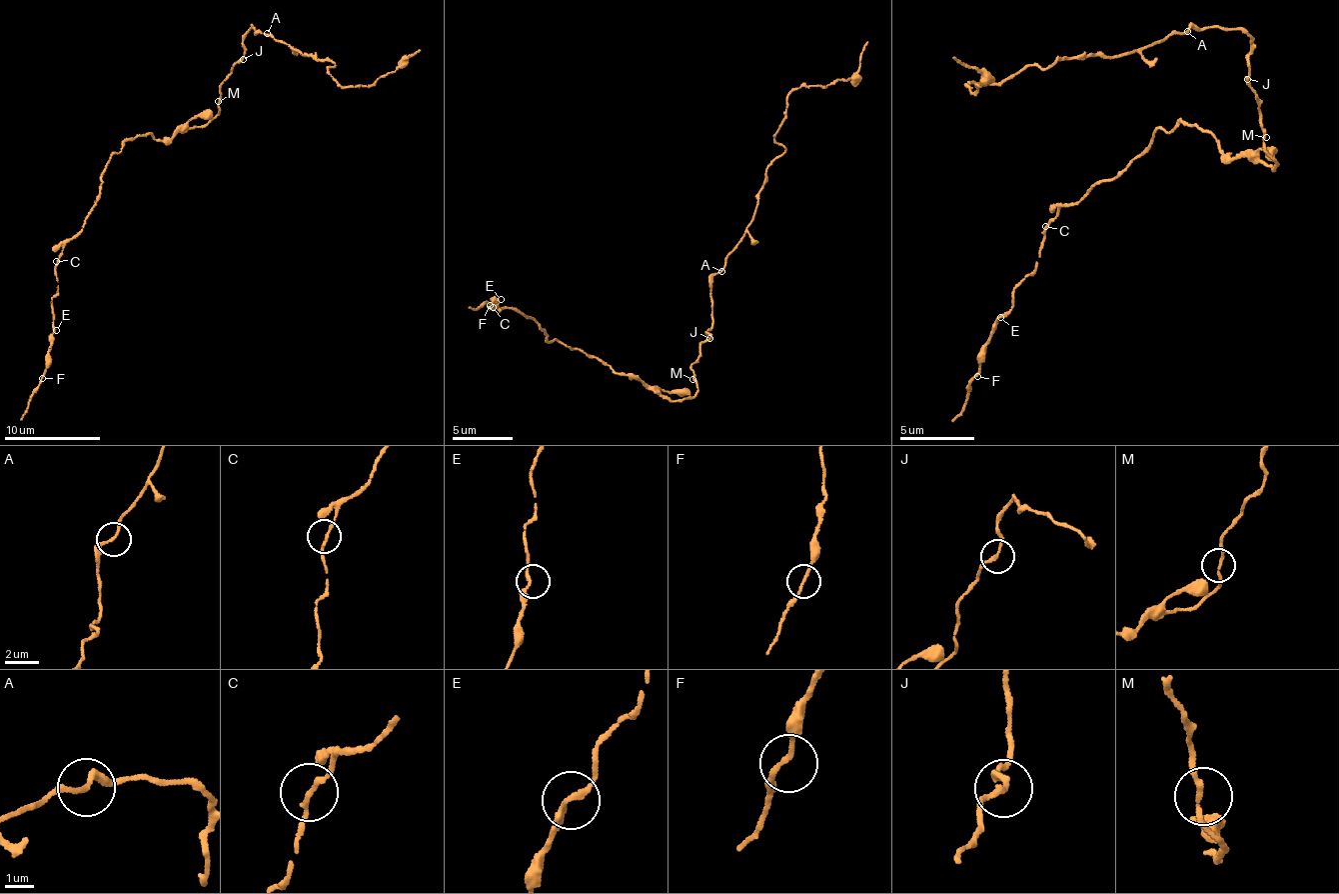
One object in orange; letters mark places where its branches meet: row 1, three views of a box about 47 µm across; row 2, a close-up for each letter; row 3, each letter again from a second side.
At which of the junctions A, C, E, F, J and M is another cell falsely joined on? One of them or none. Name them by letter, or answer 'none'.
none

